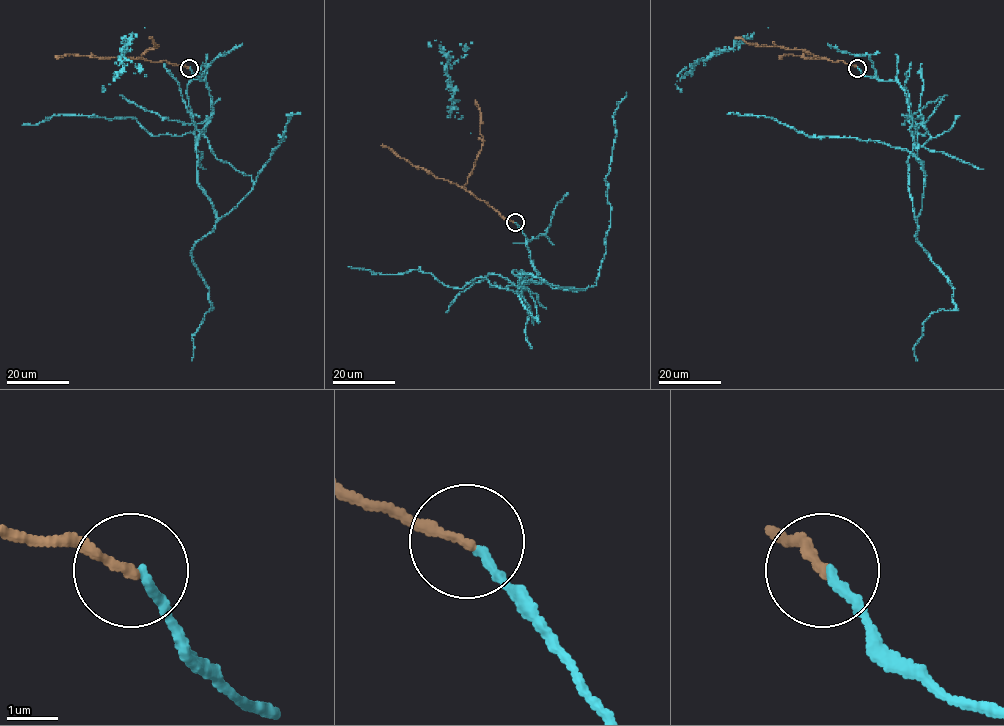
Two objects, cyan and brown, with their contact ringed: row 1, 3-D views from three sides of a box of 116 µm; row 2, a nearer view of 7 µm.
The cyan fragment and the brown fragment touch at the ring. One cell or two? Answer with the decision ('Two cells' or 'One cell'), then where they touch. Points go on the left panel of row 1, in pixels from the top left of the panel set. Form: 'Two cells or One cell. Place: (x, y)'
One cell. Place: (189, 68)

